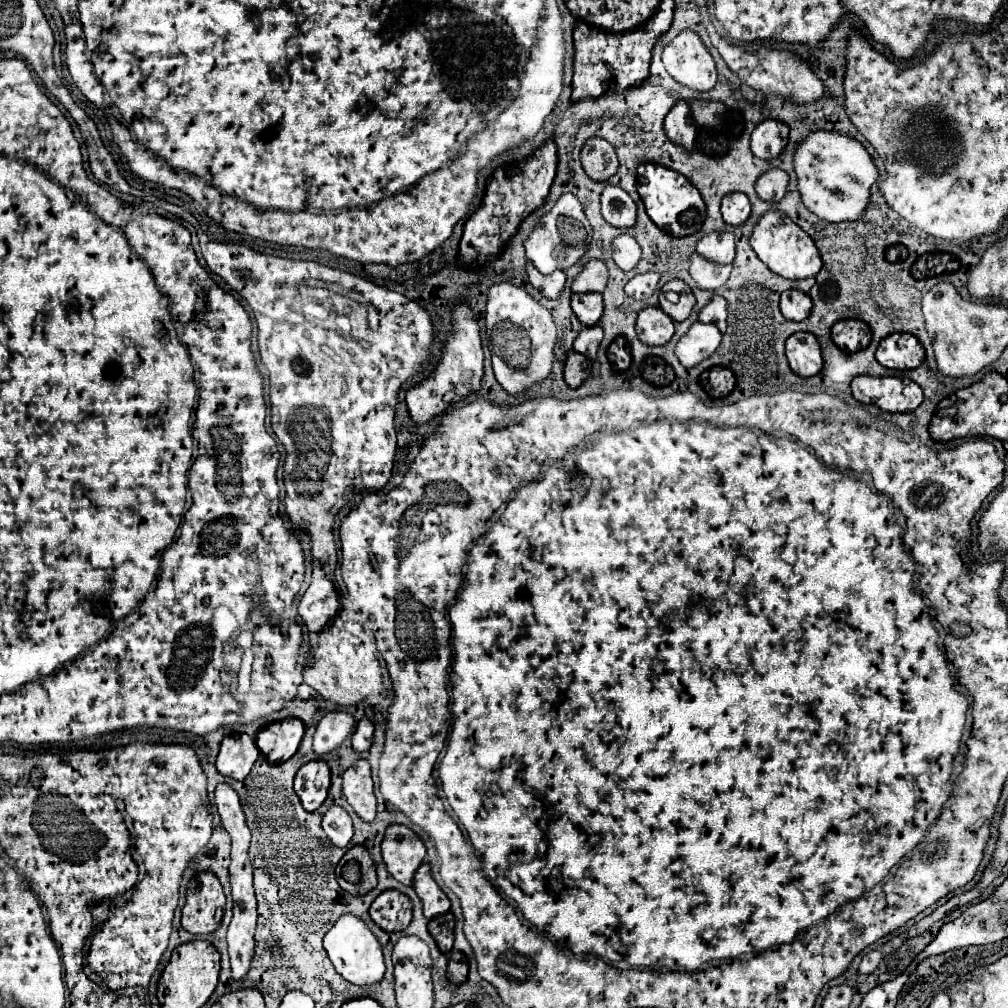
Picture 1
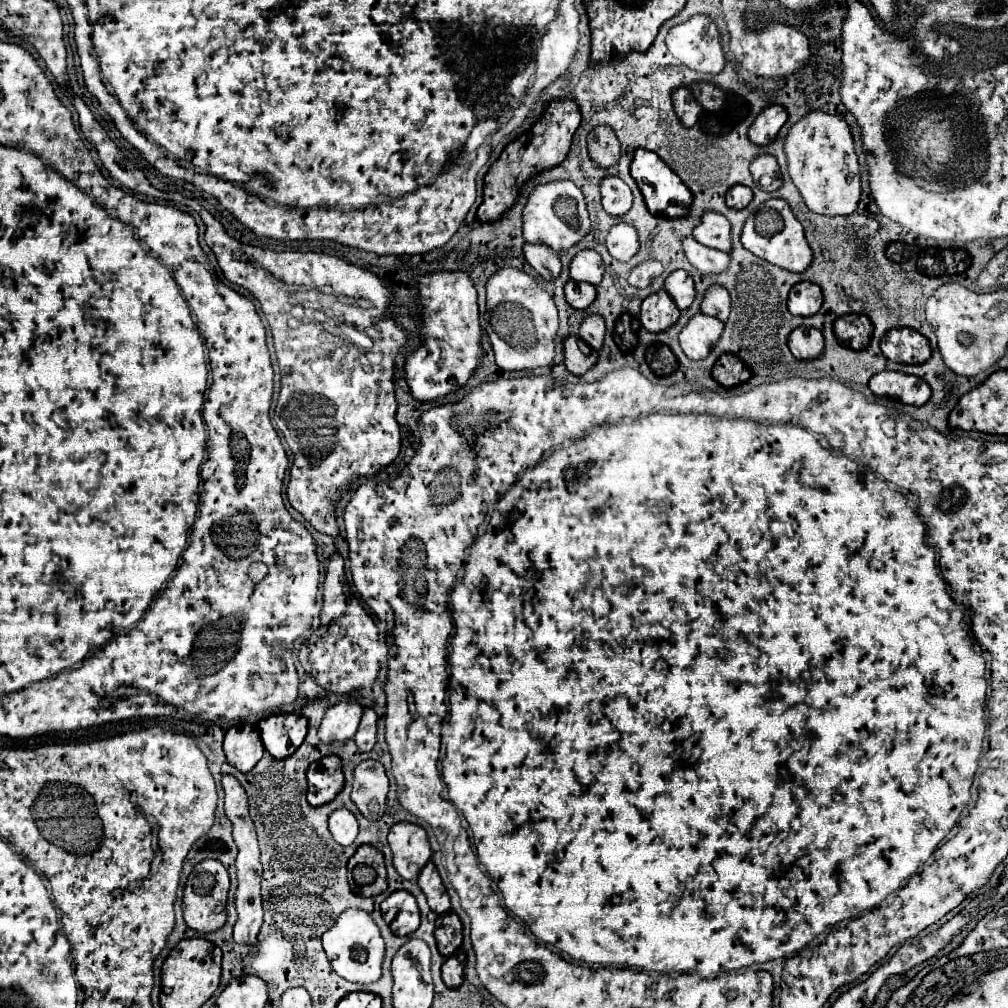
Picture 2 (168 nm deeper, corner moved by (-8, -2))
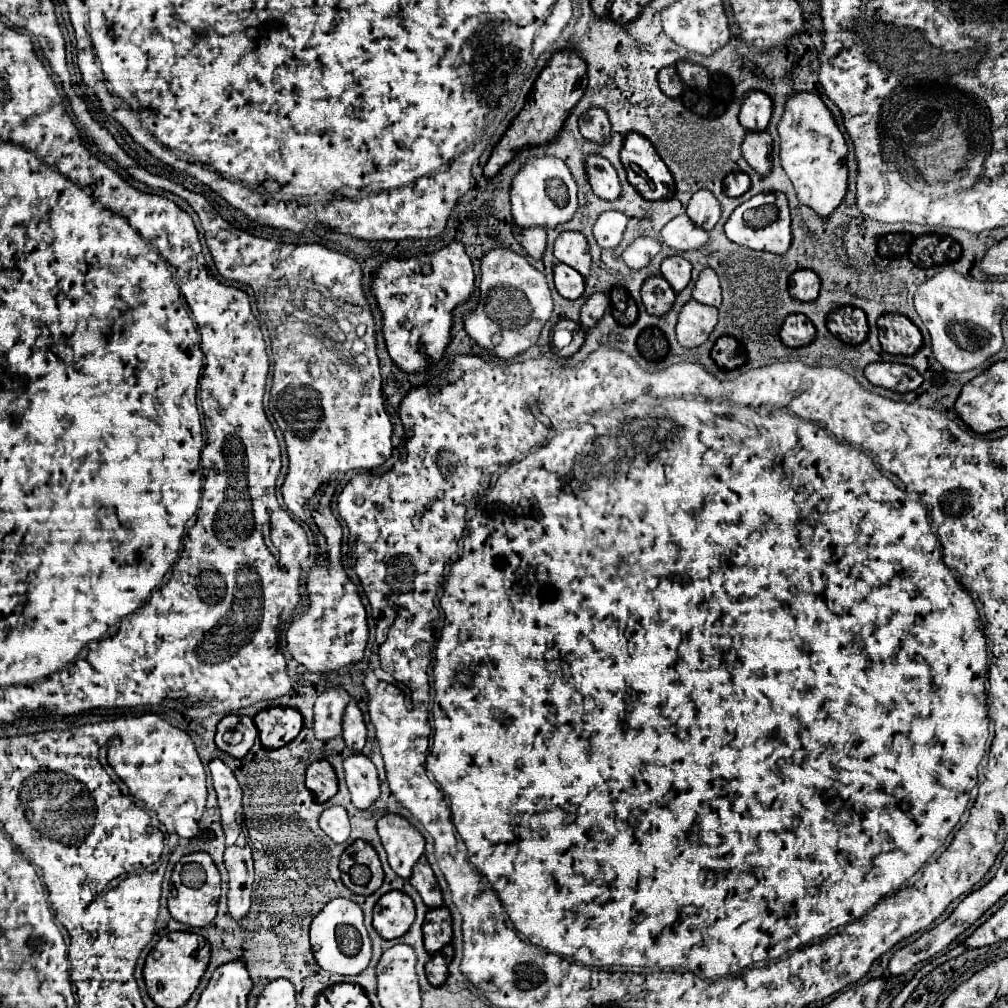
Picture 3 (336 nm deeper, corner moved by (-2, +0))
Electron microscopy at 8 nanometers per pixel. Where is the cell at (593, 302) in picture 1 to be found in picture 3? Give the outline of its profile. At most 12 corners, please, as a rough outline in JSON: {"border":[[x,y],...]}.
{"border":[[566,264],[554,266],[558,294],[576,300],[584,278]]}

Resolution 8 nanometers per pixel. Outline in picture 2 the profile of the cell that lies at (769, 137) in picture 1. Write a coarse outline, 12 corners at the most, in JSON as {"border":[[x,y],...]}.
{"border":[[778,104],[764,108],[748,130],[758,146],[770,144],[788,118]]}

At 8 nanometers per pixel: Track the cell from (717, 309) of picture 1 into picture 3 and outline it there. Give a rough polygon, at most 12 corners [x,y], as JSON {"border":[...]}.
{"border":[[712,268],[700,272],[692,298],[720,306],[720,284]]}

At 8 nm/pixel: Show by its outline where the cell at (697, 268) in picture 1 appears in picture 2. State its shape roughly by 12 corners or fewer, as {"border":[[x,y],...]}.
{"border":[[682,238],[684,254],[702,274],[728,268],[726,252]]}

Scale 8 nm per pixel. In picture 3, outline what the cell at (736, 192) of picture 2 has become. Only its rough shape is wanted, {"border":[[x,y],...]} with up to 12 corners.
{"border":[[742,172],[728,174],[726,196],[738,198],[750,188],[750,178]]}

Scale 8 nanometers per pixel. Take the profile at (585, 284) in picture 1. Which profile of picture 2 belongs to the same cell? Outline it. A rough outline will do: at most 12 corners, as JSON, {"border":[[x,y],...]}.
{"border":[[580,250],[570,262],[574,282],[600,284],[604,274],[596,250]]}

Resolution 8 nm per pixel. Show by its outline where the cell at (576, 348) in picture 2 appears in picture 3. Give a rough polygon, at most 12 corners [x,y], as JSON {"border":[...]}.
{"border":[[560,320],[554,326],[570,330],[572,342],[564,350],[552,346],[560,358],[570,358],[584,344],[584,330],[572,320]]}

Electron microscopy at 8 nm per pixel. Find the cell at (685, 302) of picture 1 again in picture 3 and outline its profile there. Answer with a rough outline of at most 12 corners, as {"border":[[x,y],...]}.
{"border":[[682,256],[662,262],[662,278],[678,294],[690,282],[690,262]]}

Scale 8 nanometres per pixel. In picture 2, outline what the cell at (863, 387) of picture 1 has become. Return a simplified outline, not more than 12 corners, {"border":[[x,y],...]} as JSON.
{"border":[[904,372],[874,374],[870,390],[912,406],[930,398],[922,378]]}

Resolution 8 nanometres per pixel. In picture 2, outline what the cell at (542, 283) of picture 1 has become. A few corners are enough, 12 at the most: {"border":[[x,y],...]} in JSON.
{"border":[[542,242],[524,244],[526,262],[544,278],[560,274],[558,254]]}

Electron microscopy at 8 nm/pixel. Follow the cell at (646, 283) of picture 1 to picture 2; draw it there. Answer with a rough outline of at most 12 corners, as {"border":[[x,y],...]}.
{"border":[[646,260],[632,268],[628,284],[644,288],[660,274],[658,260]]}

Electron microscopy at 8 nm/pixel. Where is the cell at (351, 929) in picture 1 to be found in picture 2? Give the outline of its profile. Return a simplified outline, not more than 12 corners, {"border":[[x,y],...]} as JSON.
{"border":[[344,910],[322,934],[334,972],[376,982],[384,940],[372,916]]}

